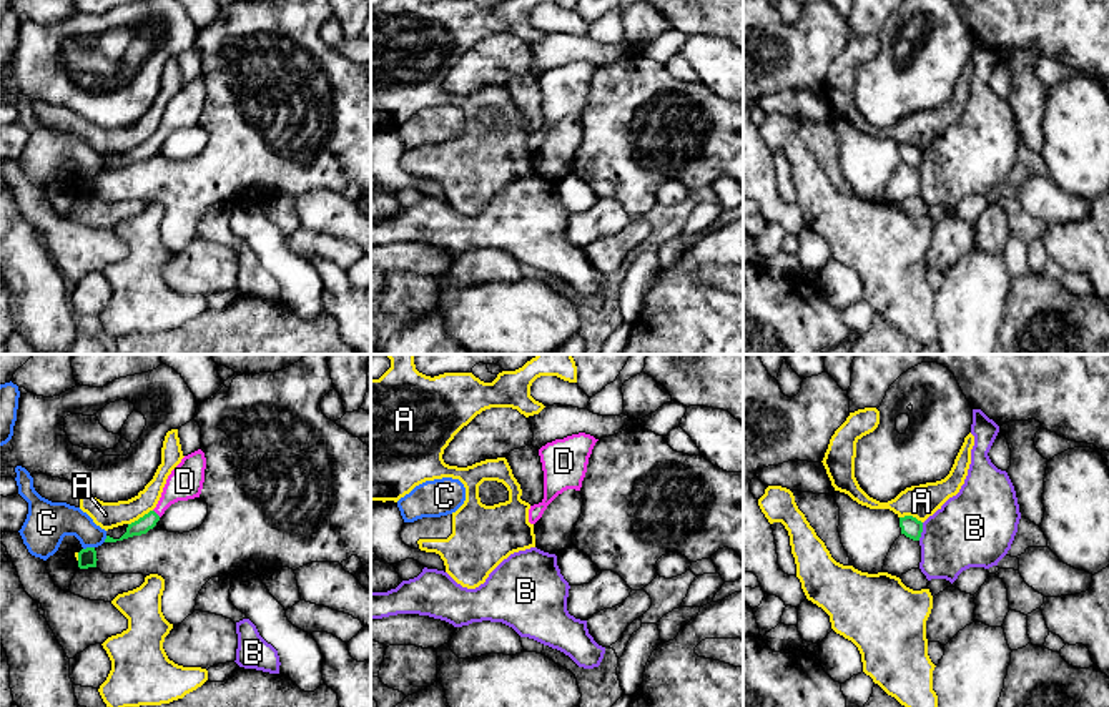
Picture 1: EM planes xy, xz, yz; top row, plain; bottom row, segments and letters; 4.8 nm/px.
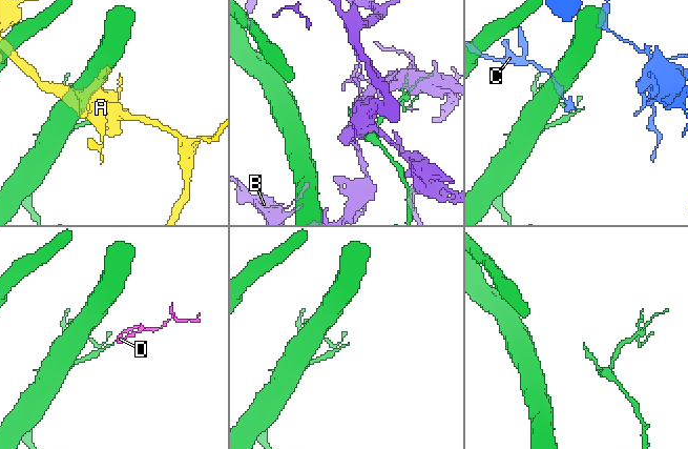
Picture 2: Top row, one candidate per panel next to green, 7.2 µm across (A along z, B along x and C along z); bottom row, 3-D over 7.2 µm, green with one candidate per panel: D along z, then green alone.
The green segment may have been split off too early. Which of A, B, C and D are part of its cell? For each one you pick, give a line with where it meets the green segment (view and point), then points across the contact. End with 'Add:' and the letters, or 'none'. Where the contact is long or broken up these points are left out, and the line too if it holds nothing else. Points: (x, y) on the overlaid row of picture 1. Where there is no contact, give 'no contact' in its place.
D: xy (155, 513) | across xy (148, 521), (155, 513), (185, 481)
Add: D

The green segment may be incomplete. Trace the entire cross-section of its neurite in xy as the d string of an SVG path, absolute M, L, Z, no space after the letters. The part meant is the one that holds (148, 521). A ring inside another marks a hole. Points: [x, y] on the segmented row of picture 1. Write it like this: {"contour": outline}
{"contour": "M201 449L185 456L171 471L163 487L161 497L153 511L128 524L120 539L106 536L105 542L116 542L133 536L146 534L156 526L165 511L178 502L200 497L205 482L206 457Z"}

